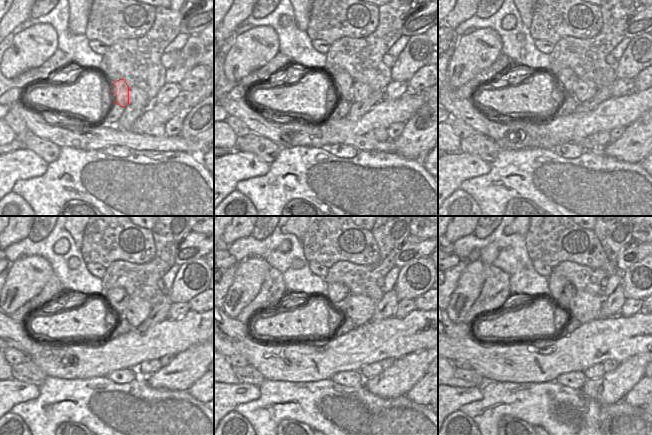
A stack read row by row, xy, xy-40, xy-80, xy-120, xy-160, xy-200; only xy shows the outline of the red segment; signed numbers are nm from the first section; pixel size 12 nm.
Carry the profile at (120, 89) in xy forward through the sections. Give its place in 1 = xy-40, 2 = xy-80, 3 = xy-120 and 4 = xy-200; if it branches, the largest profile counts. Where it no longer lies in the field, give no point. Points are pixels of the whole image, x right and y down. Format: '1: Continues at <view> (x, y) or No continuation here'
1: Continues at xy-40 (343, 81)
2: Continues at xy-80 (566, 78)
3: Continues at xy-120 (118, 299)
4: Continues at xy-200 (557, 284)

